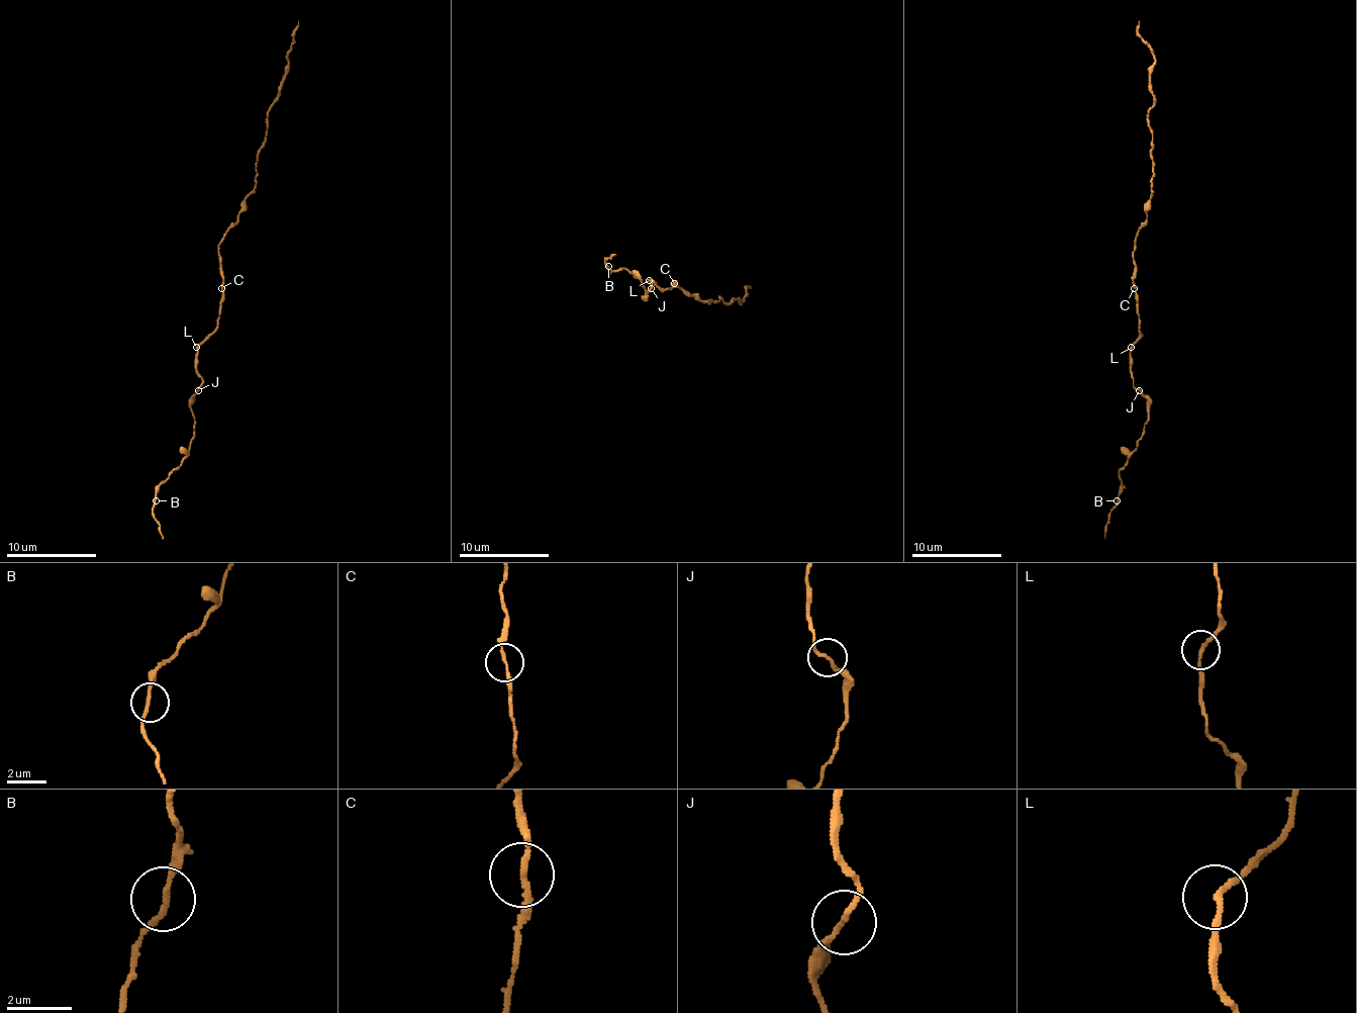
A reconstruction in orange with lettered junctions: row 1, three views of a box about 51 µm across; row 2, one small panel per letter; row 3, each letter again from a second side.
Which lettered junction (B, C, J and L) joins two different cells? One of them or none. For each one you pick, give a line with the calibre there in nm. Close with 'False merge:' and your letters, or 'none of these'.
False merge: none of these

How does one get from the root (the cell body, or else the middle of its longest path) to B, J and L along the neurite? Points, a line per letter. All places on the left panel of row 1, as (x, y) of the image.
B: (223, 286), (218, 327), (196, 356), (196, 374), (203, 381), (192, 401), (189, 453), (158, 487), (156, 500)
J: (223, 286), (218, 327), (198, 347), (196, 374), (203, 381), (198, 390)
L: (223, 286), (218, 325), (196, 347)

